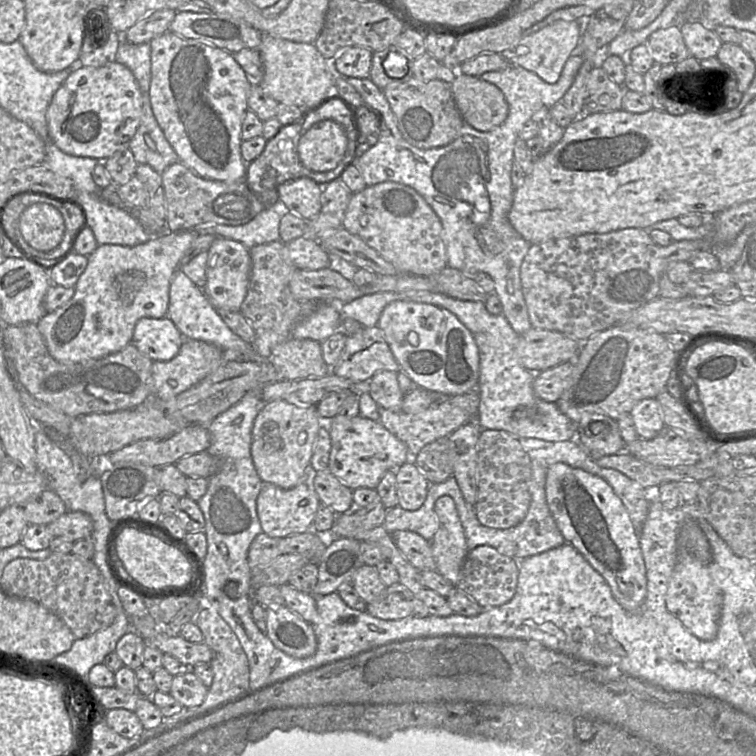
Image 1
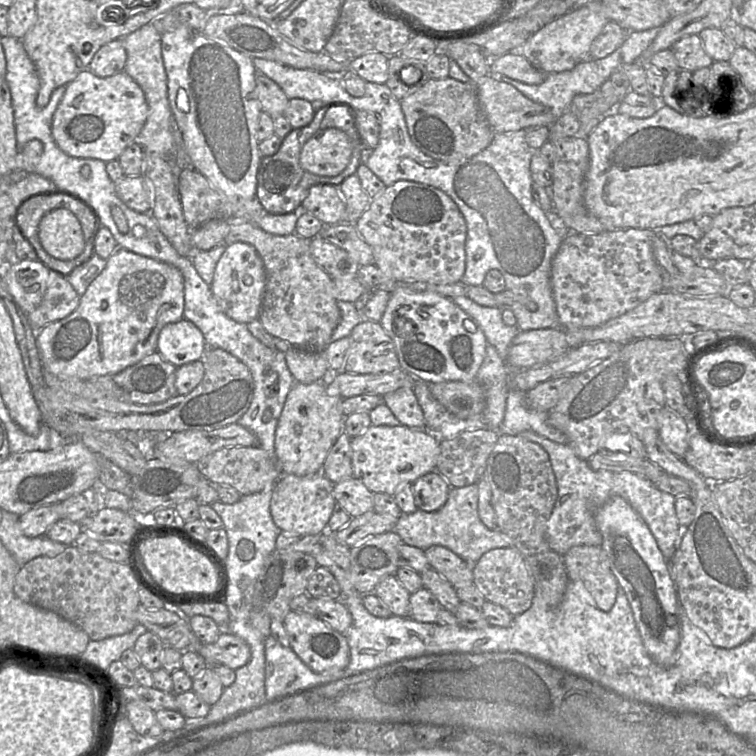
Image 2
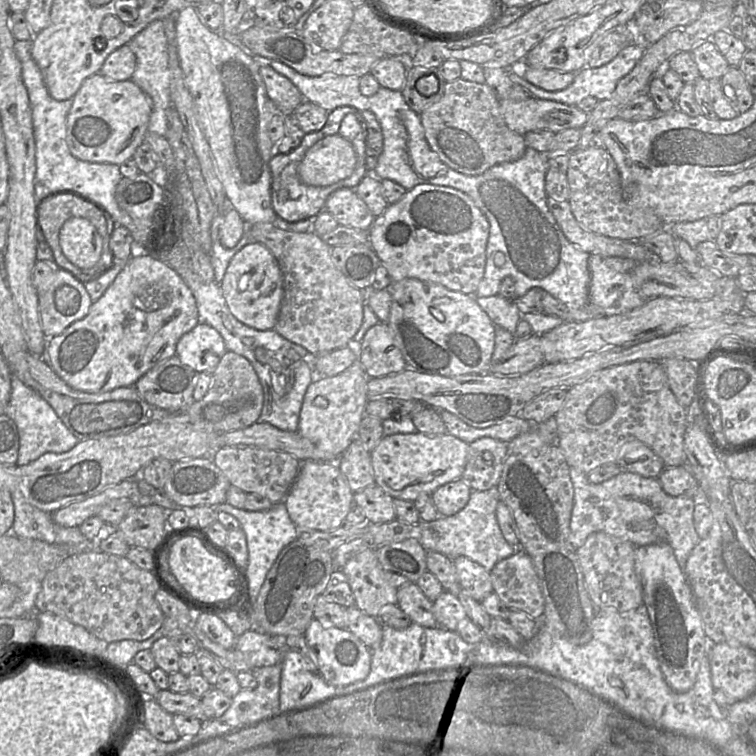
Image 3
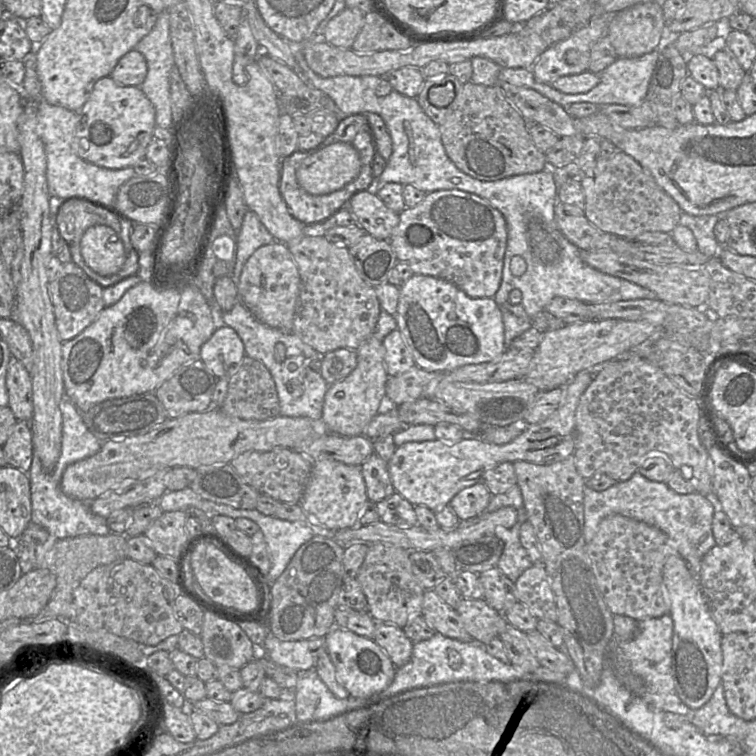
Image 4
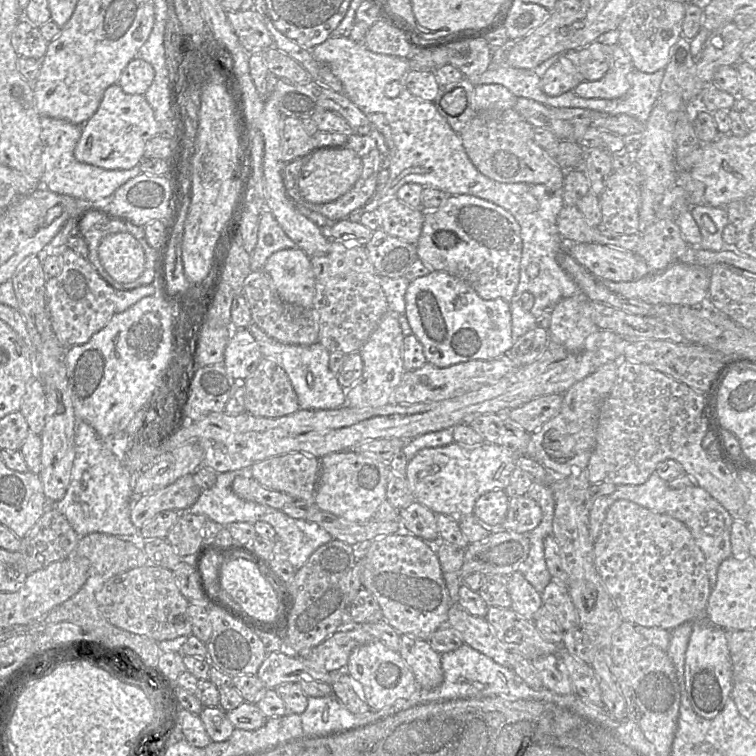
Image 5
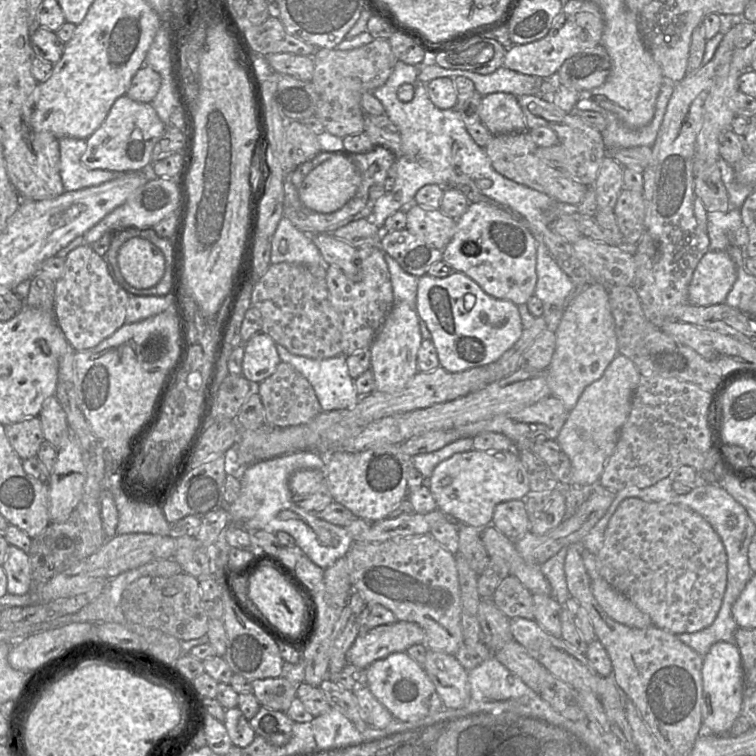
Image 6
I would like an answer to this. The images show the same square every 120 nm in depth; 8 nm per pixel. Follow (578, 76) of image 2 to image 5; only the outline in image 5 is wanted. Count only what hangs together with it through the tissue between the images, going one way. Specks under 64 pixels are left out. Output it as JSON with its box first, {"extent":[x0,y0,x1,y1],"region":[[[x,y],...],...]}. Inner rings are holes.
{"extent":[547,70,664,123],"region":[[[633,70],[628,75],[630,88],[627,93],[616,99],[583,98],[568,91],[558,96],[550,96],[547,105],[553,107],[588,108],[608,114],[627,114],[645,123],[659,101],[660,85],[664,70],[644,73]]]}

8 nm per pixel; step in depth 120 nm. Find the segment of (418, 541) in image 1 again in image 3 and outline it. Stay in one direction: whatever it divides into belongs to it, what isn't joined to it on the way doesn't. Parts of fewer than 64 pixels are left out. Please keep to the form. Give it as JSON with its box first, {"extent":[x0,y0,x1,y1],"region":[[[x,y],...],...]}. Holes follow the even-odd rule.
{"extent":[453,556,493,602],"region":[[[459,556],[453,560],[461,590],[481,602],[493,593],[490,571],[471,559]]]}

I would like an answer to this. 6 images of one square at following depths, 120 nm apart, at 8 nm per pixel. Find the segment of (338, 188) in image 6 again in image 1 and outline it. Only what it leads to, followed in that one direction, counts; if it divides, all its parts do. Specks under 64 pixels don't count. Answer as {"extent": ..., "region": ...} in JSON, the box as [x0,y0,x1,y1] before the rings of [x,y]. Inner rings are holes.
{"extent":[297,120,351,172],"region":[[[321,120],[308,129],[299,139],[297,152],[302,164],[314,172],[327,172],[335,169],[344,159],[348,148],[351,150],[345,132],[330,120]]]}

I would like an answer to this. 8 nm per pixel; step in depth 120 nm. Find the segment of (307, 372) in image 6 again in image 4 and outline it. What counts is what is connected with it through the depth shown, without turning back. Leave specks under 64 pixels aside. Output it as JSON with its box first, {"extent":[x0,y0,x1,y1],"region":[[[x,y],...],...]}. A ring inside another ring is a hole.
{"extent":[222,301,329,420],"region":[[[241,301],[230,311],[222,312],[222,321],[225,326],[233,328],[241,338],[245,356],[261,362],[270,372],[277,389],[279,416],[320,420],[329,384],[320,373],[309,366],[309,361],[322,359],[323,354],[305,344],[290,331],[271,328],[261,323]]]}

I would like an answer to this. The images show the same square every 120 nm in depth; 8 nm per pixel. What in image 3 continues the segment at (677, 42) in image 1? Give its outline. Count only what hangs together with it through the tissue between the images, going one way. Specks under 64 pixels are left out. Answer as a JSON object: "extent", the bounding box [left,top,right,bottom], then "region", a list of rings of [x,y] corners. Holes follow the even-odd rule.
{"extent":[690,40,730,79],"region":[[[706,40],[695,46],[690,53],[704,79],[721,77],[730,67],[726,58],[722,55],[712,40]]]}

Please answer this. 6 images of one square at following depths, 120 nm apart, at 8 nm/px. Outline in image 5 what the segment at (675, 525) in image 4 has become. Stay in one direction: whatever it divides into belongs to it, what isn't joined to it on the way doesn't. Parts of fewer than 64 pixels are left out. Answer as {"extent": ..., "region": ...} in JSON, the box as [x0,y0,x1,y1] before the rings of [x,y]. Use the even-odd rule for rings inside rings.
{"extent":[589,472,734,584],"region":[[[655,472],[643,484],[618,485],[613,493],[601,496],[592,502],[589,509],[589,536],[592,542],[595,542],[600,535],[610,506],[621,499],[632,501],[653,512],[666,514],[684,523],[705,556],[706,570],[711,584],[716,582],[719,565],[732,556],[730,536],[734,517],[705,489],[698,485],[672,488]]]}

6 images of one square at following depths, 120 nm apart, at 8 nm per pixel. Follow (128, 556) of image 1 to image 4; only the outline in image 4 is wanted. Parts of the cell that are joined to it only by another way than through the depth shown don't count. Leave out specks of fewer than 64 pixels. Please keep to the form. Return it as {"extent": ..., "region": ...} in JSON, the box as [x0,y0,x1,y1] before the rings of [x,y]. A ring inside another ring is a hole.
{"extent":[190,542,264,613],"region":[[[202,542],[190,557],[191,568],[203,593],[211,600],[247,613],[258,613],[264,605],[264,593],[248,568],[215,546]]]}

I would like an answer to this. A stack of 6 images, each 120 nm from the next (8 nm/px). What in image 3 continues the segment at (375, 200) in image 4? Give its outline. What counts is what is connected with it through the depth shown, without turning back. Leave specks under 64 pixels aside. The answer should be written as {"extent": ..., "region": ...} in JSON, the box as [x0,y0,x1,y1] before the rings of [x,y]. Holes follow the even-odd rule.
{"extent":[325,188,375,231],"region":[[[340,188],[327,199],[325,208],[340,225],[368,231],[375,216],[355,192],[355,188]]]}

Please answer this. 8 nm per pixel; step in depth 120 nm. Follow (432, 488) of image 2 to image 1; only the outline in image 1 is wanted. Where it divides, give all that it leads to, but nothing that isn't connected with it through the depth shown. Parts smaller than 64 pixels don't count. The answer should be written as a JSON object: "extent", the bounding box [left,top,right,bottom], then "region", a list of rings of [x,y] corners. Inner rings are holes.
{"extent":[395,461,430,510],"region":[[[413,461],[395,471],[398,507],[418,510],[426,500],[430,482],[420,473]]]}

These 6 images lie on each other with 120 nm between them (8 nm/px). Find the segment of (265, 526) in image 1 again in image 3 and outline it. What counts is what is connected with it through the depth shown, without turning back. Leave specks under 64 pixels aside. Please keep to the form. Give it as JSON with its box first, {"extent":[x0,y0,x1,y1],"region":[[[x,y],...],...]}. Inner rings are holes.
{"extent":[282,460,354,531],"region":[[[308,460],[302,463],[295,482],[282,502],[299,529],[326,531],[343,525],[354,506],[353,494],[336,463]]]}

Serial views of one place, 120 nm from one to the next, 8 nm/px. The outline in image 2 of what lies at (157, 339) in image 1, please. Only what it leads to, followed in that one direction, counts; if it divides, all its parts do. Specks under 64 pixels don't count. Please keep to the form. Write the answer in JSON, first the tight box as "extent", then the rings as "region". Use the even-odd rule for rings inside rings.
{"extent":[157,319,208,367],"region":[[[186,319],[167,324],[158,337],[157,353],[176,367],[202,360],[208,349],[201,330]]]}

